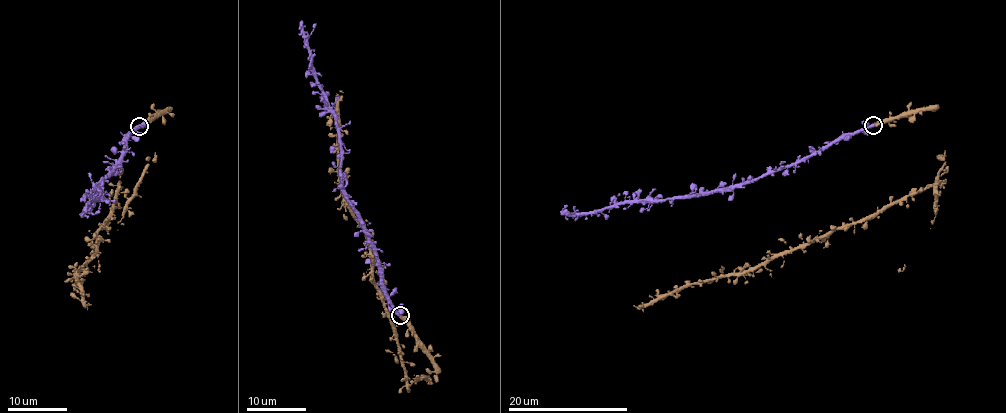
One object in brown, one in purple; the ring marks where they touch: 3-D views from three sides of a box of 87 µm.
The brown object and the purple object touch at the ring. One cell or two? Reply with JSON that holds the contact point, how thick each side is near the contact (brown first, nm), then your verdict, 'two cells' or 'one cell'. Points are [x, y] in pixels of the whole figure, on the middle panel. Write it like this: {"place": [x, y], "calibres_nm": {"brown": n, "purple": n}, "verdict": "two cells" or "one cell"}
{"place": [400, 315], "calibres_nm": {"brown": 440, "purple": 340}, "verdict": "one cell"}

